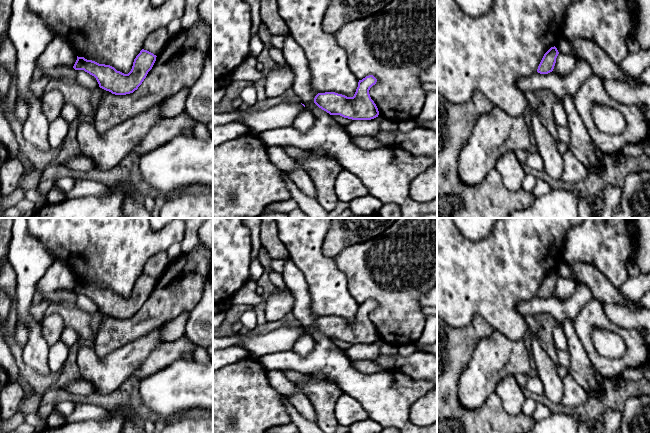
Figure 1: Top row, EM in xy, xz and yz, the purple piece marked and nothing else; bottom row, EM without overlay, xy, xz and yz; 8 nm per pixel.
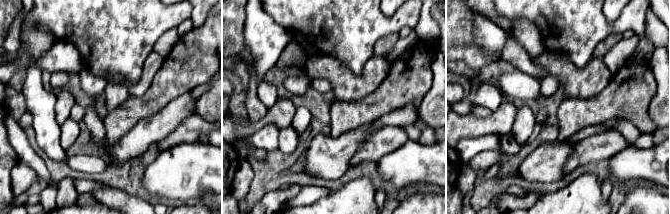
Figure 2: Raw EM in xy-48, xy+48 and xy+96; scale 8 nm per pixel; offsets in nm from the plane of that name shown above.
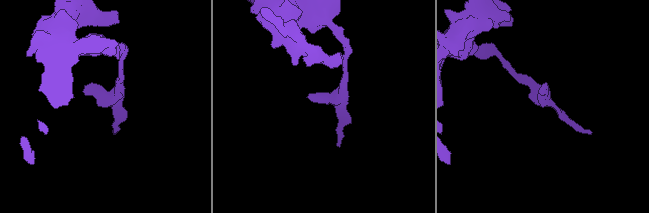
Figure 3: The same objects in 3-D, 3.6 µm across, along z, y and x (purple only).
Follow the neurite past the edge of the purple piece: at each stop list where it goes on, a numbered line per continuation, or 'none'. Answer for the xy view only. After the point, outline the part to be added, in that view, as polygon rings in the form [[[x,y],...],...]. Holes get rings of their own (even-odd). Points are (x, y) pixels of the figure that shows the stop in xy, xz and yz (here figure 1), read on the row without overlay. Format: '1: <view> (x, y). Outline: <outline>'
none

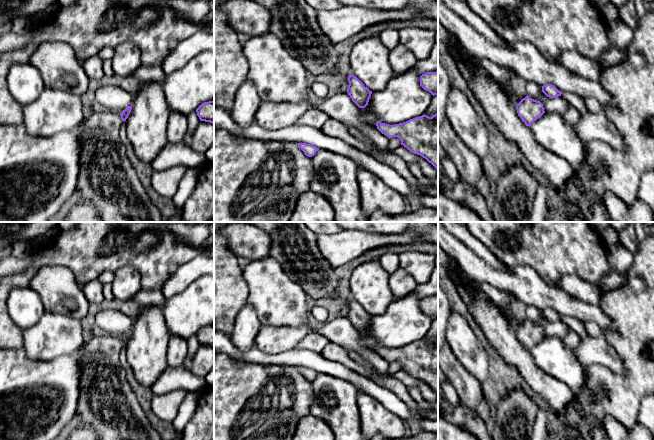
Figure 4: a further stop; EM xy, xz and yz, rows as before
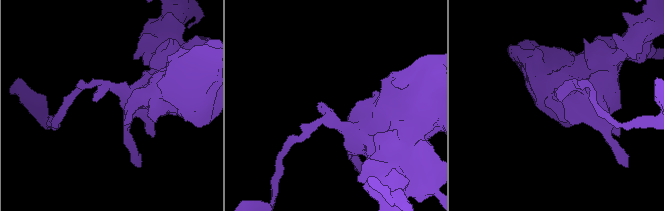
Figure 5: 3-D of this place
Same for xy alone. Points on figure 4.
1: xy (107, 403). Outline: [[[98,330],[89,335],[87,342],[83,341],[80,350],[76,352],[81,368],[80,396],[76,416],[80,418],[81,425],[94,428],[100,434],[101,440],[161,440],[127,381],[126,371],[119,361],[121,350],[122,343],[117,336]]]

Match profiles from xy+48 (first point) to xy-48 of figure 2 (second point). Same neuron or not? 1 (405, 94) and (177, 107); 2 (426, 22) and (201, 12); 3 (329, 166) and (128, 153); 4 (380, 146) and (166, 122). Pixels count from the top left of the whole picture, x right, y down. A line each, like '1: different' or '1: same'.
1: different
2: same
3: same
4: different

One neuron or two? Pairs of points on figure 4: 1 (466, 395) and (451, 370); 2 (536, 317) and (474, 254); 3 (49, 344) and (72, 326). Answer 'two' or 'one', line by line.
1: one
2: two
3: one

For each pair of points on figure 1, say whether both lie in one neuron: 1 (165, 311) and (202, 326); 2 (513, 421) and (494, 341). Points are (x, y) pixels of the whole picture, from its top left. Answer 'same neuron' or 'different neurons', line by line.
1: different neurons
2: different neurons

